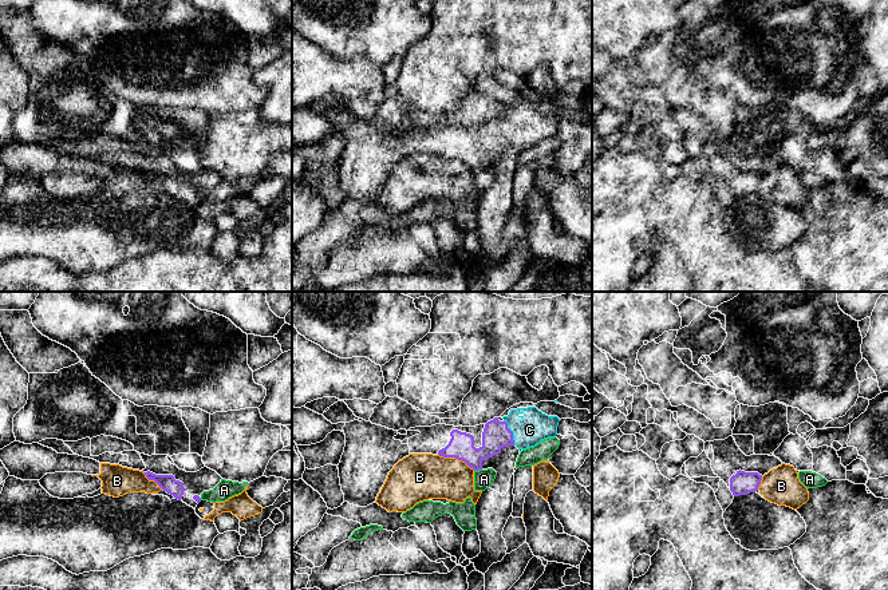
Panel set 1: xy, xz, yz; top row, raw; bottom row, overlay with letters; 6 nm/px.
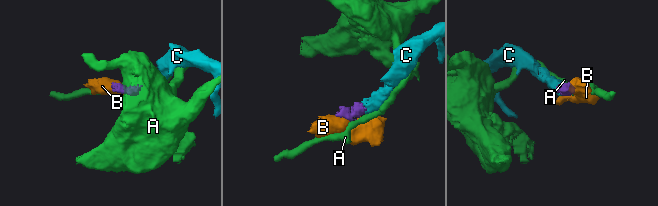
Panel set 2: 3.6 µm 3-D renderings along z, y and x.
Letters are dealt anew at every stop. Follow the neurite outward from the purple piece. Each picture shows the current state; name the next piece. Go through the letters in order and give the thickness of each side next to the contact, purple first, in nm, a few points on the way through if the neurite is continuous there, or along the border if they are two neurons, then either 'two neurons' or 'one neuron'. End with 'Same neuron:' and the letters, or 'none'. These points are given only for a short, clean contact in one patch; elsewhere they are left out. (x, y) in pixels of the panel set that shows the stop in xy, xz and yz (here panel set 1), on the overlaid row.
A: 170 nm thick on the purple side, 110 nm on the other; border along xz (481, 468), (474, 471); two neurons
B: 160 nm thick on the purple side, 280 nm on the other; border along xz (438, 454), (446, 458), (461, 459), (474, 470); two neurons
C: 170 nm thick on the purple side, 190 nm on the other; runs through xz (496, 435), (512, 432), (529, 430); one neuron
Same neuron: C

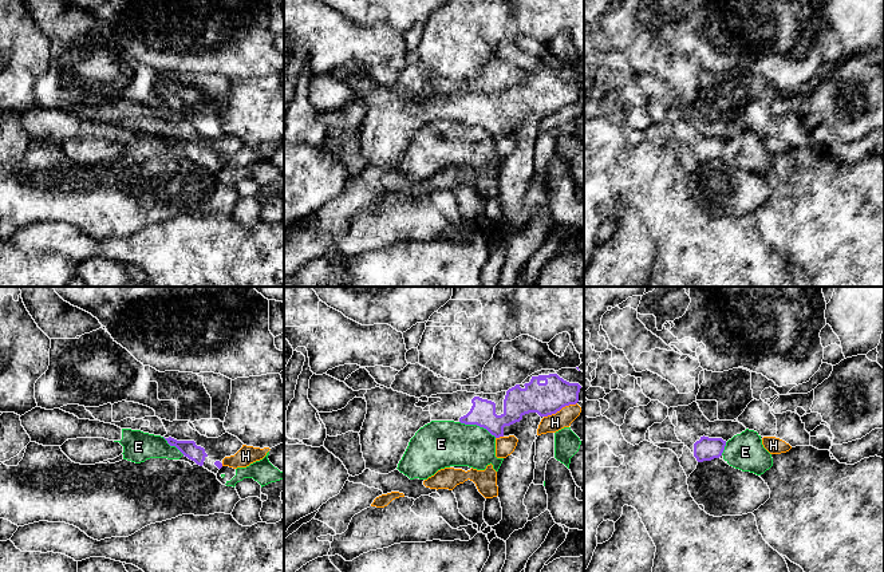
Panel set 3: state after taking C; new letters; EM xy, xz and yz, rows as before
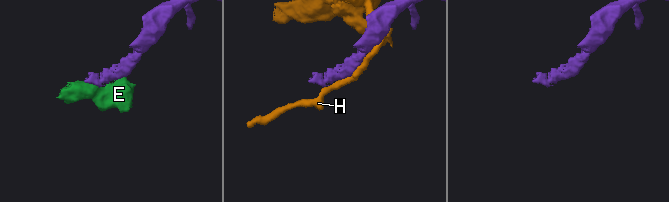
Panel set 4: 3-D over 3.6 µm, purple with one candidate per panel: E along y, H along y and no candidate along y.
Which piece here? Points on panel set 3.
E: 160 nm thick on the purple side, 280 nm on the other; border along xz (460, 421), (468, 425), (482, 426), (496, 437); two neurons
H: 200 nm thick on the purple side, 110 nm on the other; two neurons
Same neuron: none

